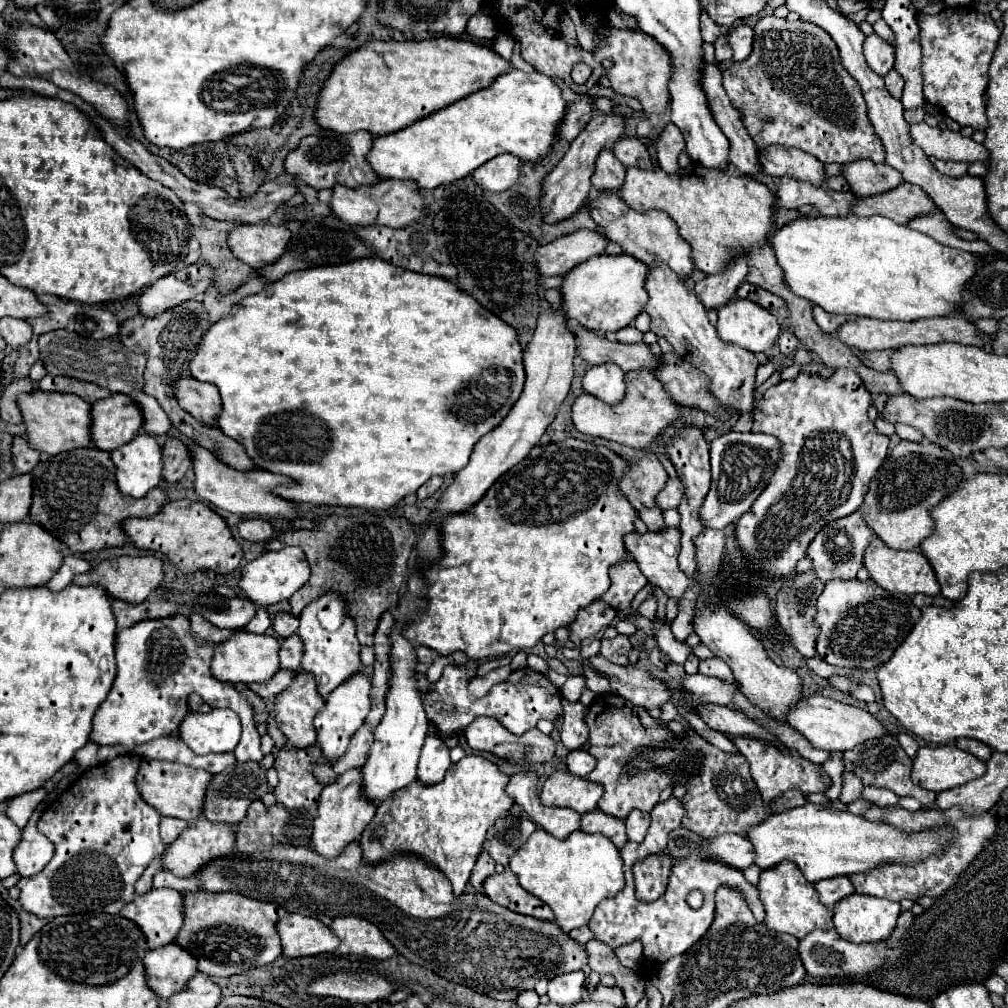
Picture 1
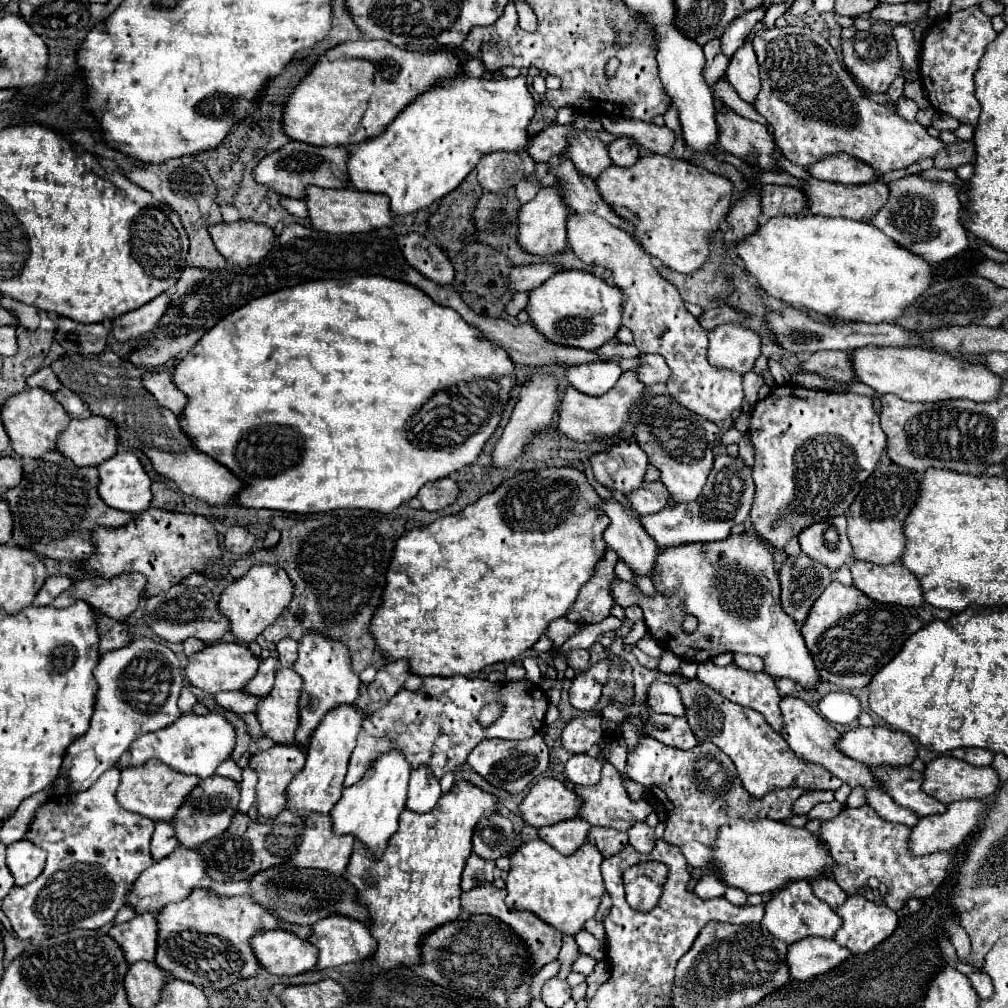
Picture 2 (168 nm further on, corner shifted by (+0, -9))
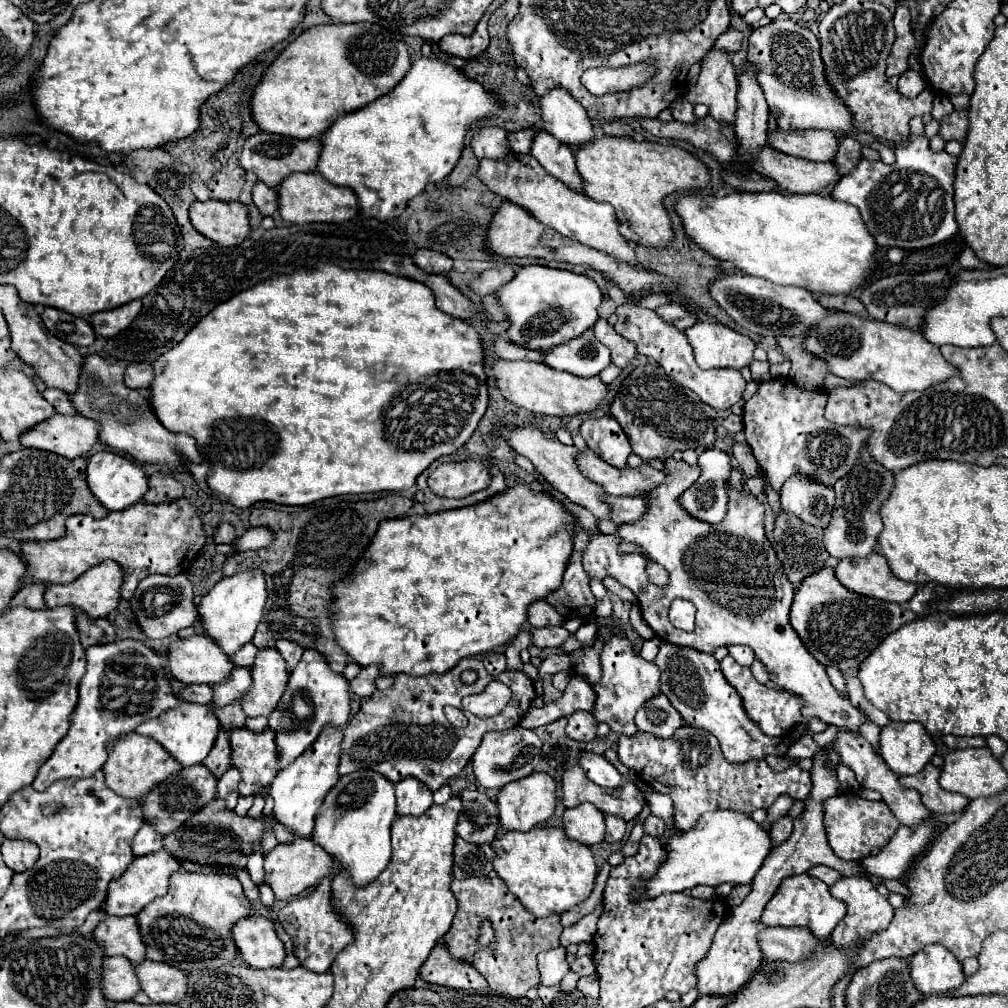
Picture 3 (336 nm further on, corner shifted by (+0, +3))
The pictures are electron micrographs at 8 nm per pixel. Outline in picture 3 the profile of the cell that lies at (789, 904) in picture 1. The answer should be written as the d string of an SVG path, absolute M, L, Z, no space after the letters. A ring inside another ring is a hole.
M799 874L789 876L781 882L773 898L767 902L761 920L765 926L801 926L809 928L817 938L829 938L845 912L845 904L829 894L827 884L821 884L821 880L813 880L809 874Z

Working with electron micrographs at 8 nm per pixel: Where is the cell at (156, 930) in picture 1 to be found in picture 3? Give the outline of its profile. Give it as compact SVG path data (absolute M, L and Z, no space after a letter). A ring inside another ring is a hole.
M135 916L105 918L93 930L91 938L97 940L105 956L125 956L131 964L145 960L145 944L141 944L137 934Z

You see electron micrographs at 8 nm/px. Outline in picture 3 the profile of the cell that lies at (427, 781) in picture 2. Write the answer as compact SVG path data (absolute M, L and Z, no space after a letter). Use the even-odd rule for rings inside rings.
M401 780L395 784L397 798L397 816L421 816L433 804L433 794L425 784L417 784L417 780Z

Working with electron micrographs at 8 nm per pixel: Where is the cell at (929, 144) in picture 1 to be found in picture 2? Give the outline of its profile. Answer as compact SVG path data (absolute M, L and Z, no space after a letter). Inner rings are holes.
M787 26L787 28L767 28L753 38L753 48L759 60L761 72L761 92L751 104L767 122L773 126L775 142L783 150L785 158L797 166L811 166L831 154L849 154L869 166L873 166L881 176L893 170L907 168L925 158L935 158L945 150L945 142L929 136L927 128L917 122L905 122L899 114L889 112L883 104L865 98L863 90L853 82L839 56L827 38L809 26Z

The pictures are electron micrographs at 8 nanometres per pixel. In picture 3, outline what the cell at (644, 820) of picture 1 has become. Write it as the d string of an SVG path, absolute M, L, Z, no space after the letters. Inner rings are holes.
M649 816L649 818L645 820L643 828L645 828L645 832L647 832L649 836L659 838L659 836L663 836L663 832L665 832L665 822L663 822L661 818L657 818L657 816Z

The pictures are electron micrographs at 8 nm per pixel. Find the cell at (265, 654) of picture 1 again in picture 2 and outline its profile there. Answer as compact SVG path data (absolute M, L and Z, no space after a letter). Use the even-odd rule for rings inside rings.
M215 642L209 644L203 652L197 652L195 656L189 658L187 678L193 686L215 696L225 690L243 690L247 682L257 674L259 666L261 666L261 658L255 656L247 646L237 642Z

